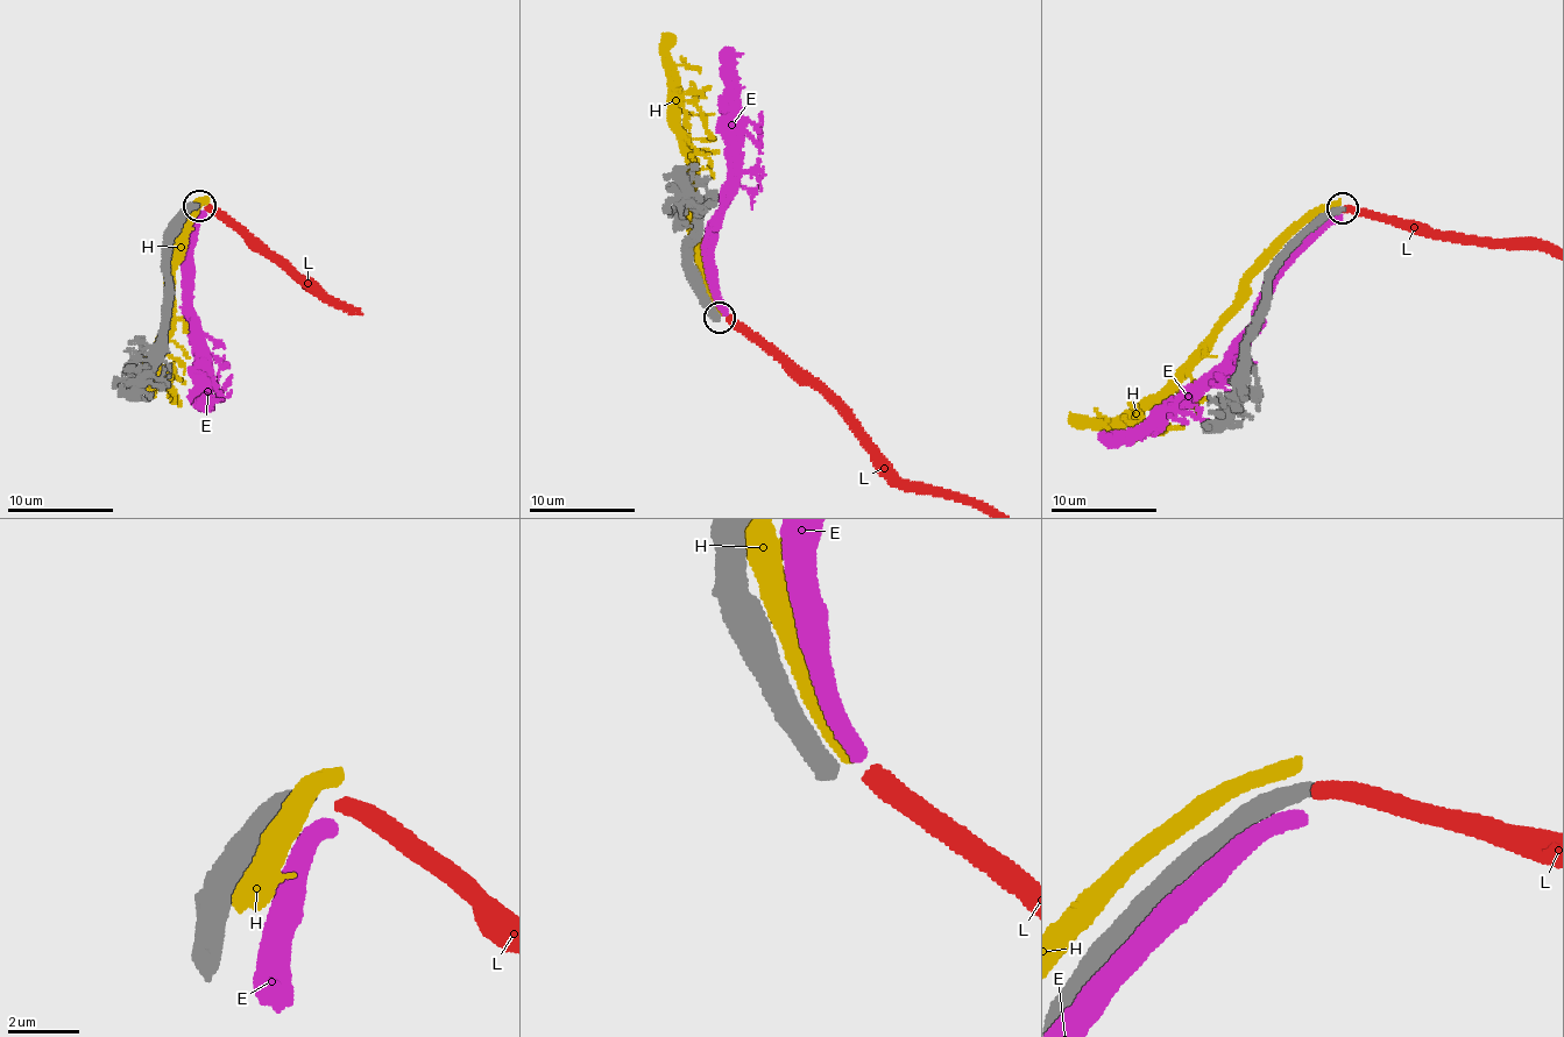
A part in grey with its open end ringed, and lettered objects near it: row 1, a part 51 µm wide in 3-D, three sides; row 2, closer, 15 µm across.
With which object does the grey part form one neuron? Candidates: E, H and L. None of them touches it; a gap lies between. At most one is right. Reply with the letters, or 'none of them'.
L

